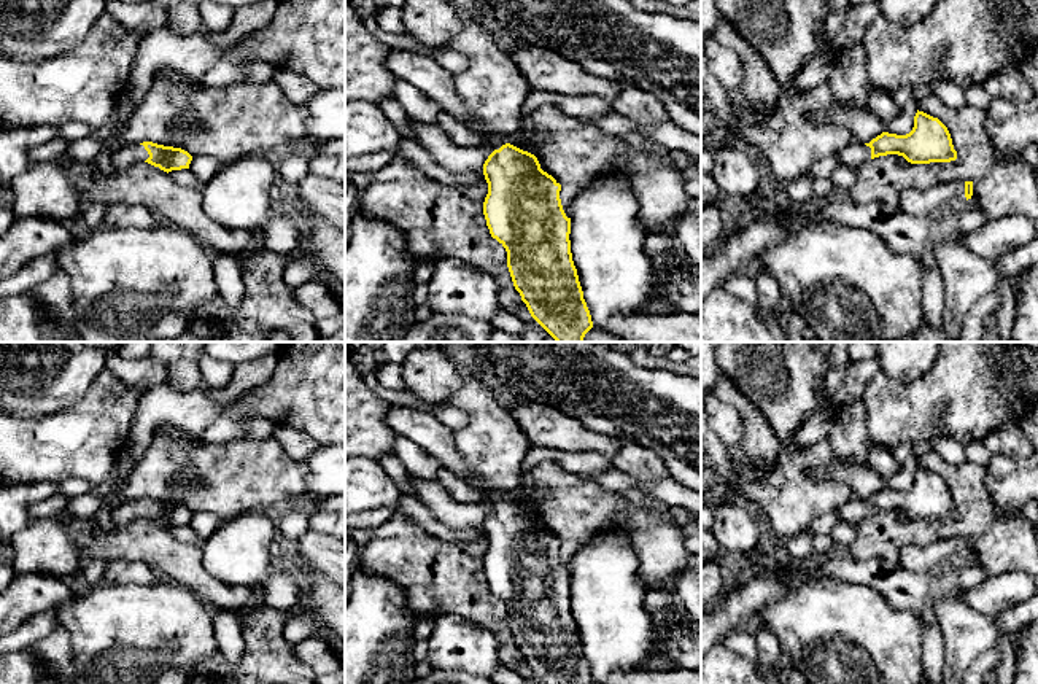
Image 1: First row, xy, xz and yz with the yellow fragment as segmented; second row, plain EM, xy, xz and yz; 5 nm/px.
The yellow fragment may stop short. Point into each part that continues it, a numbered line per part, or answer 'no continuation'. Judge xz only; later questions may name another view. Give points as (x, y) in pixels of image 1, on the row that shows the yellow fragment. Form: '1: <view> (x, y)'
1: xz (490, 140)

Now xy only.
1: xy (127, 156)

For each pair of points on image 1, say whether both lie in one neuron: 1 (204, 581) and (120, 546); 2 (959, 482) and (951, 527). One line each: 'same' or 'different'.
1: same
2: same

